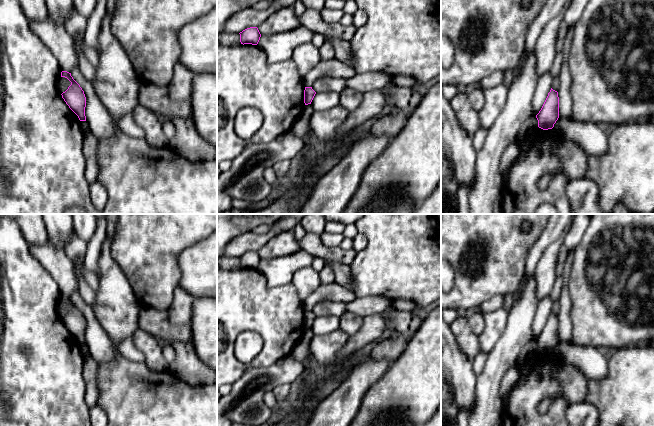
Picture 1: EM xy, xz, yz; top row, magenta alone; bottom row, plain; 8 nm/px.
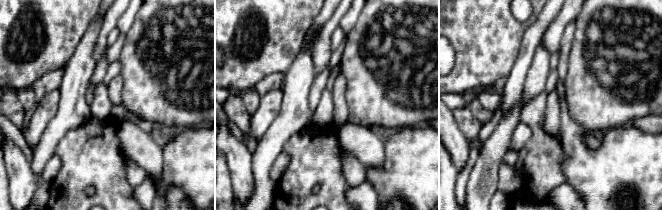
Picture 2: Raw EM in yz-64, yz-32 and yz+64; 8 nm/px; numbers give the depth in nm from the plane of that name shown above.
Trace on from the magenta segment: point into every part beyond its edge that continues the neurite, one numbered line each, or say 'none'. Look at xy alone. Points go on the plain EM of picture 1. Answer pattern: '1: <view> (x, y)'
none

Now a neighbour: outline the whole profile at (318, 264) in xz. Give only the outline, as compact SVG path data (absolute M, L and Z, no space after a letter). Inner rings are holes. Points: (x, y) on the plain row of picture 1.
M313 257L311 266L315 271L320 272L325 267L325 263L323 258Z

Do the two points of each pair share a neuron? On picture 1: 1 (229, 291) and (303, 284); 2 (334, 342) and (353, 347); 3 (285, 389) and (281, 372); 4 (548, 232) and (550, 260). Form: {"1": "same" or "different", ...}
{"1": "different", "2": "different", "3": "different", "4": "different"}

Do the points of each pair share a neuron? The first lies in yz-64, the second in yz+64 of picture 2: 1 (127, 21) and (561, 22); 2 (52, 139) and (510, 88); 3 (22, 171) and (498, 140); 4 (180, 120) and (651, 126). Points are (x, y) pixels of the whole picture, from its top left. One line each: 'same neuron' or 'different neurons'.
1: same neuron
2: different neurons
3: different neurons
4: different neurons

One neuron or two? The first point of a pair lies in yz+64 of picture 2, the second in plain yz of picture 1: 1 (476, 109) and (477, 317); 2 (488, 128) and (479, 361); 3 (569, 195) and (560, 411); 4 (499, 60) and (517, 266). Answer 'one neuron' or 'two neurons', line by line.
1: one neuron
2: one neuron
3: two neurons
4: one neuron

